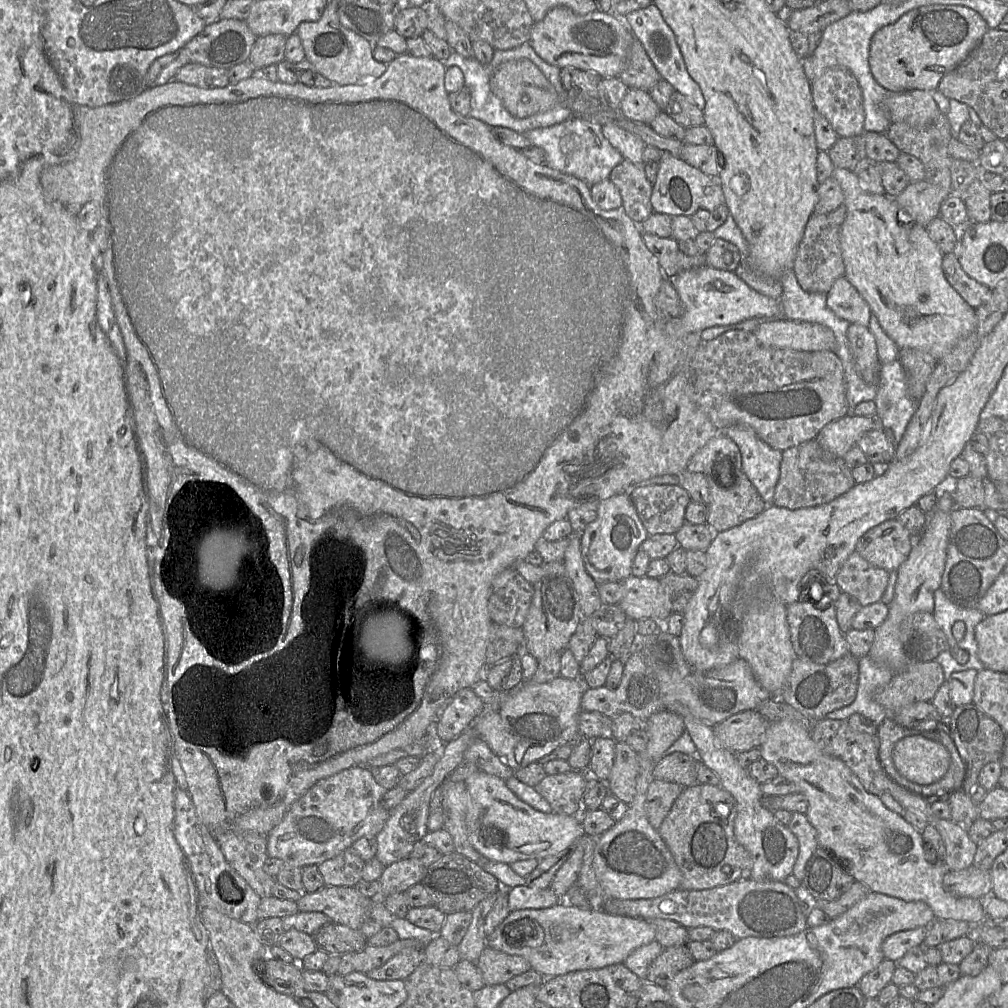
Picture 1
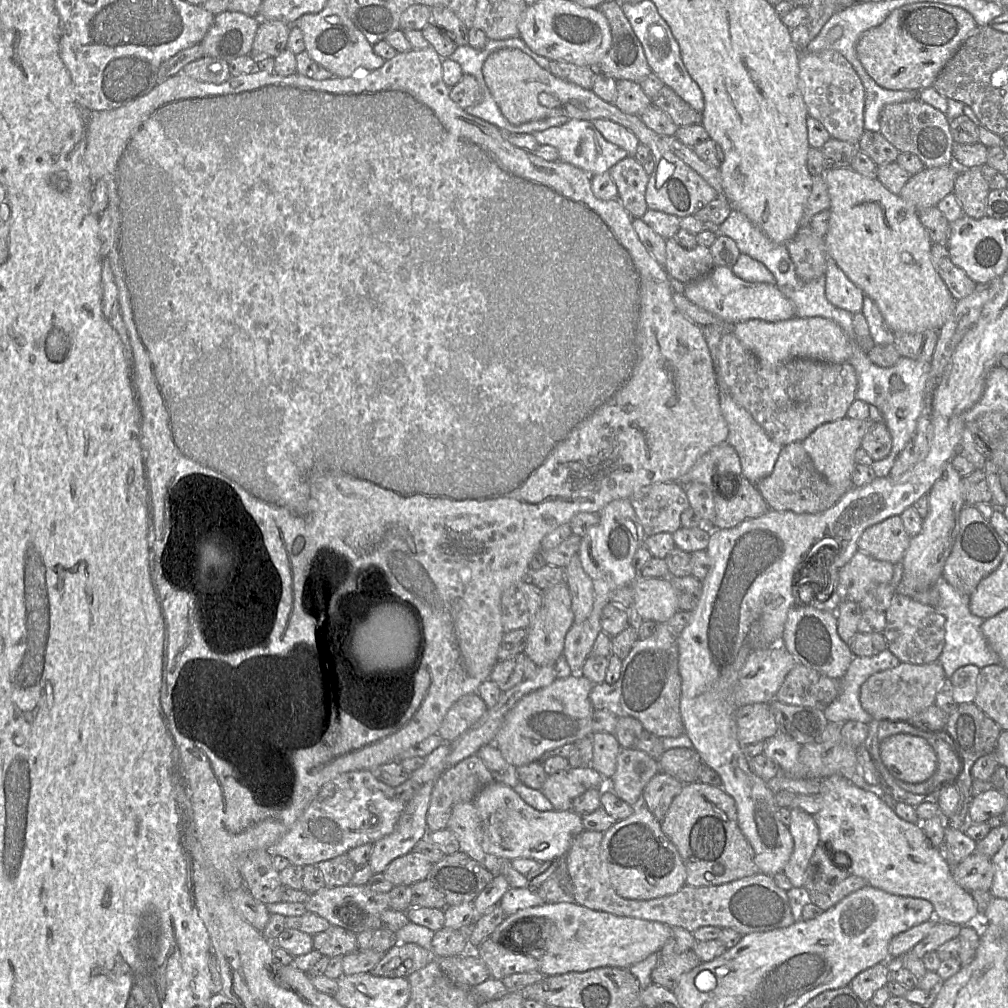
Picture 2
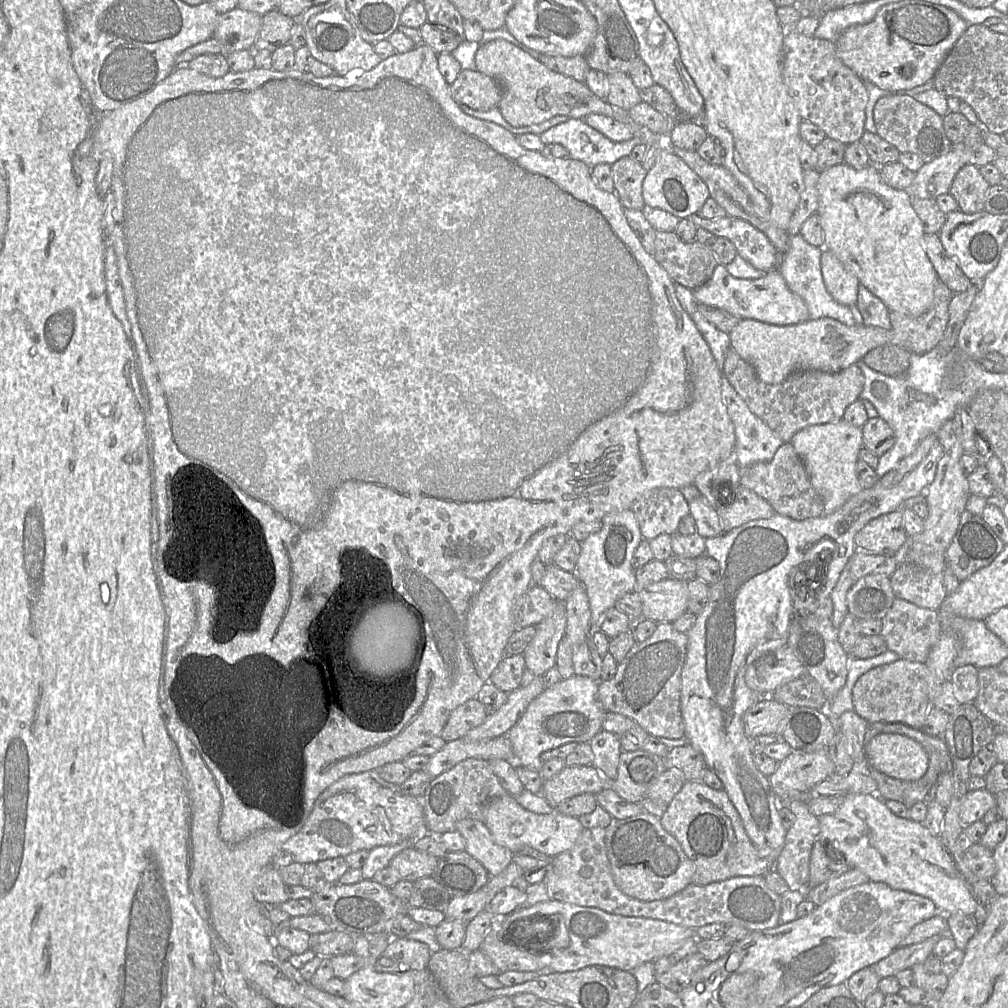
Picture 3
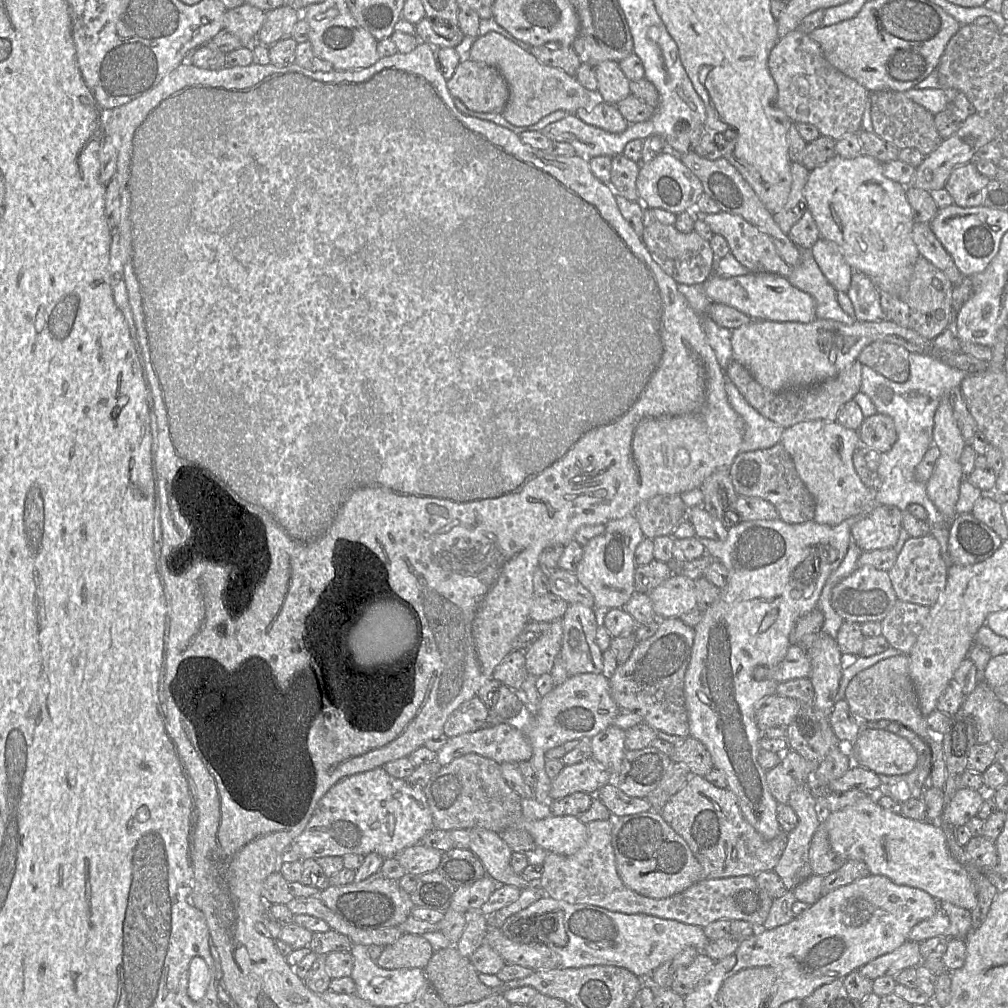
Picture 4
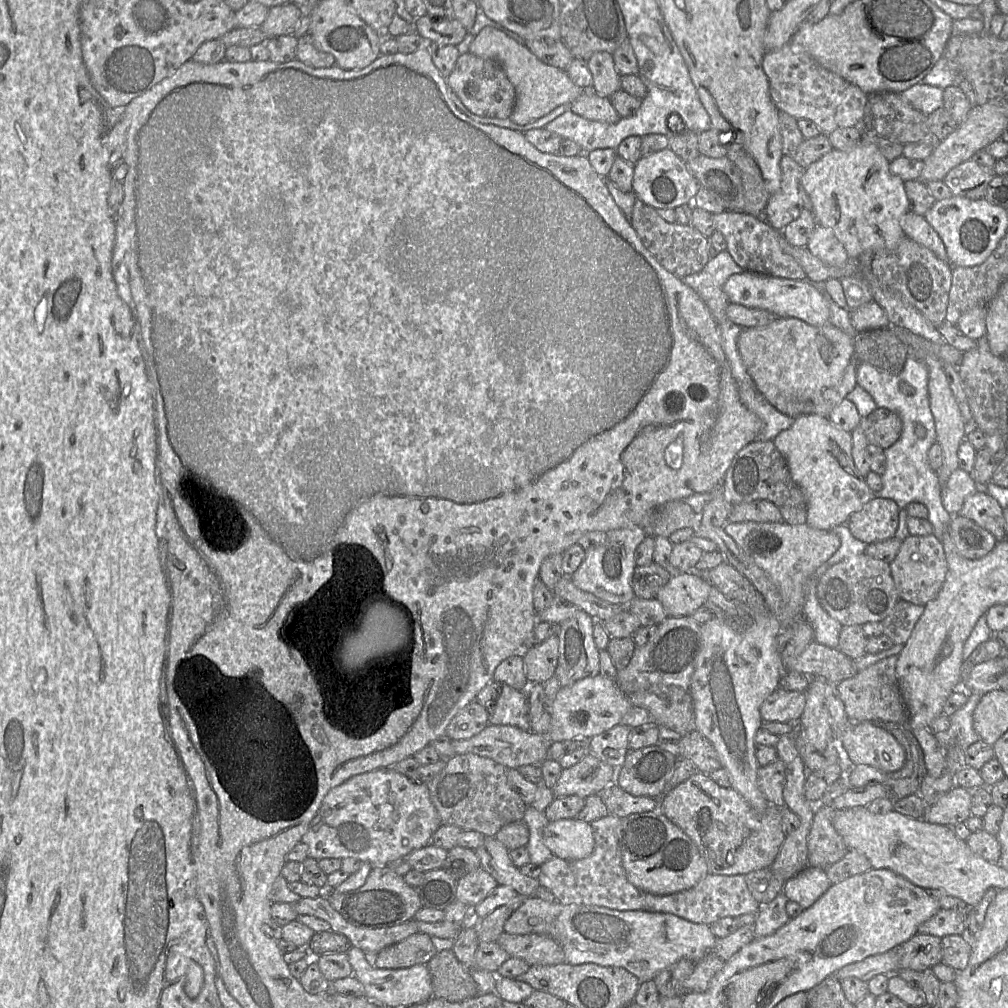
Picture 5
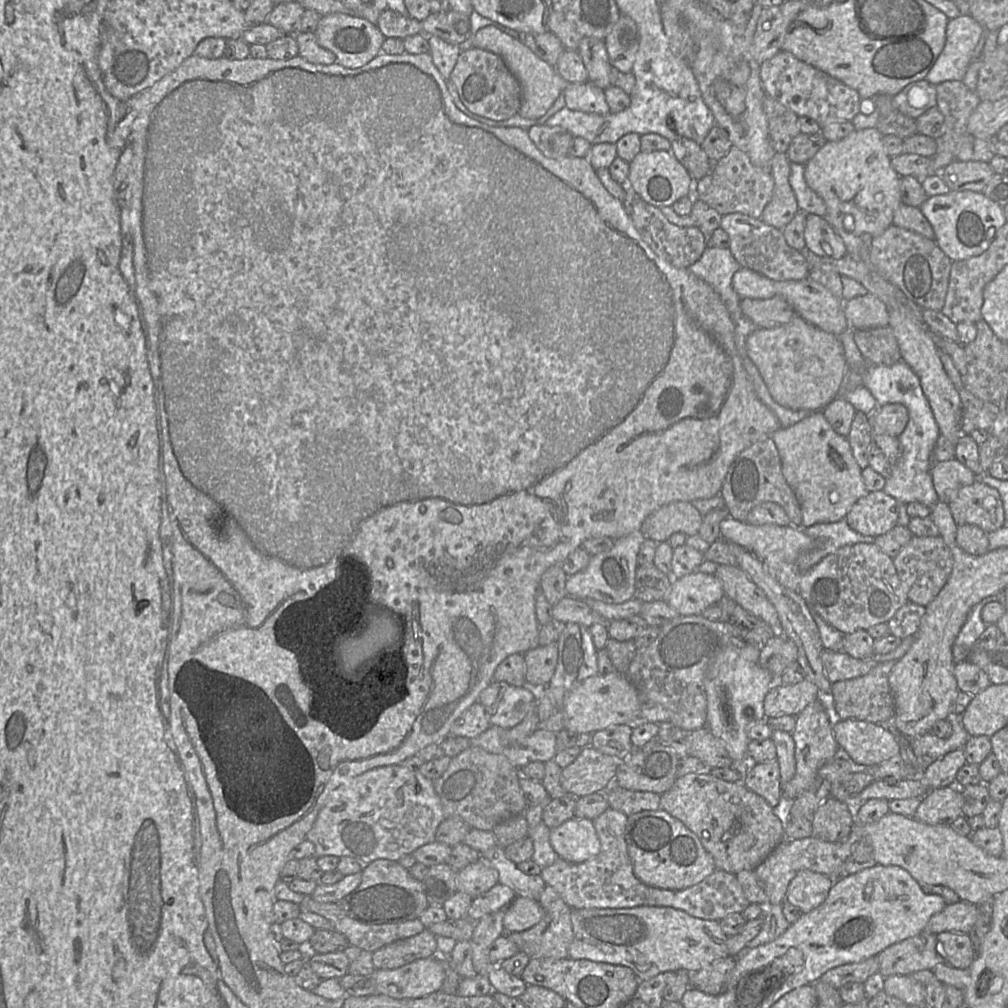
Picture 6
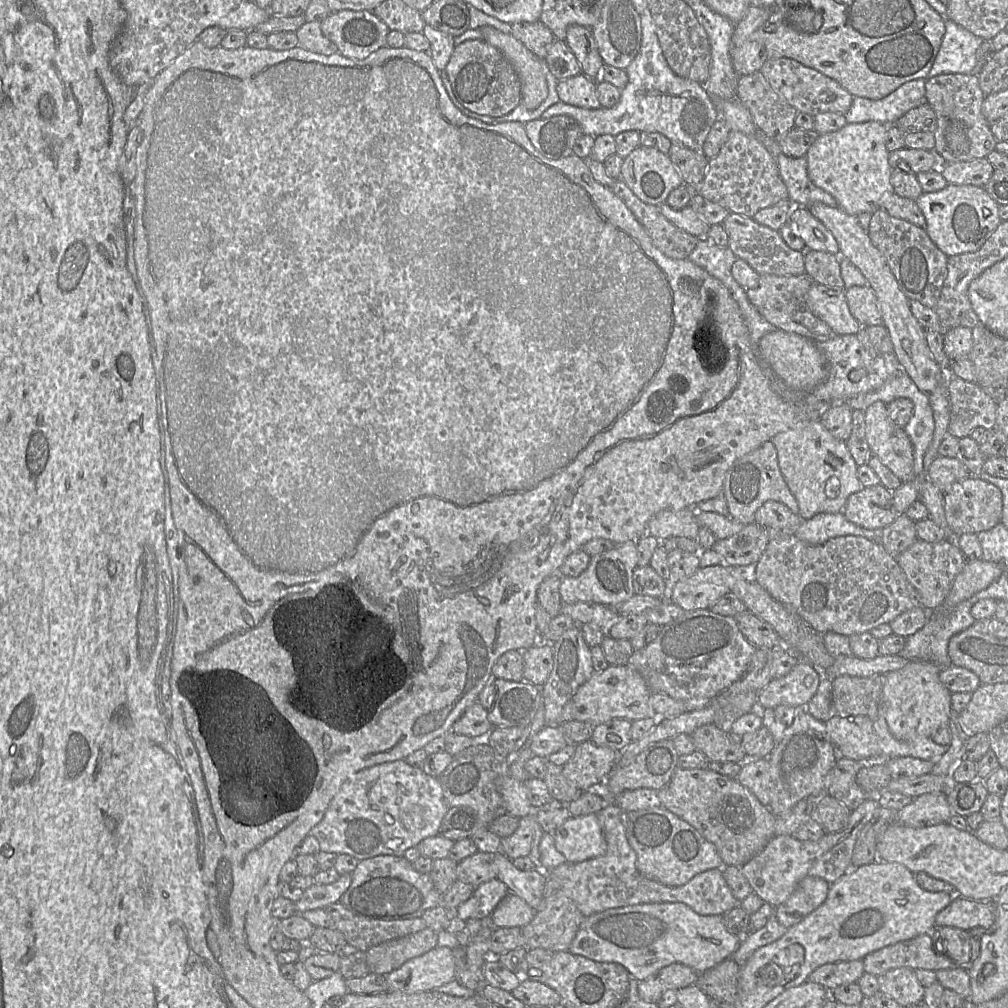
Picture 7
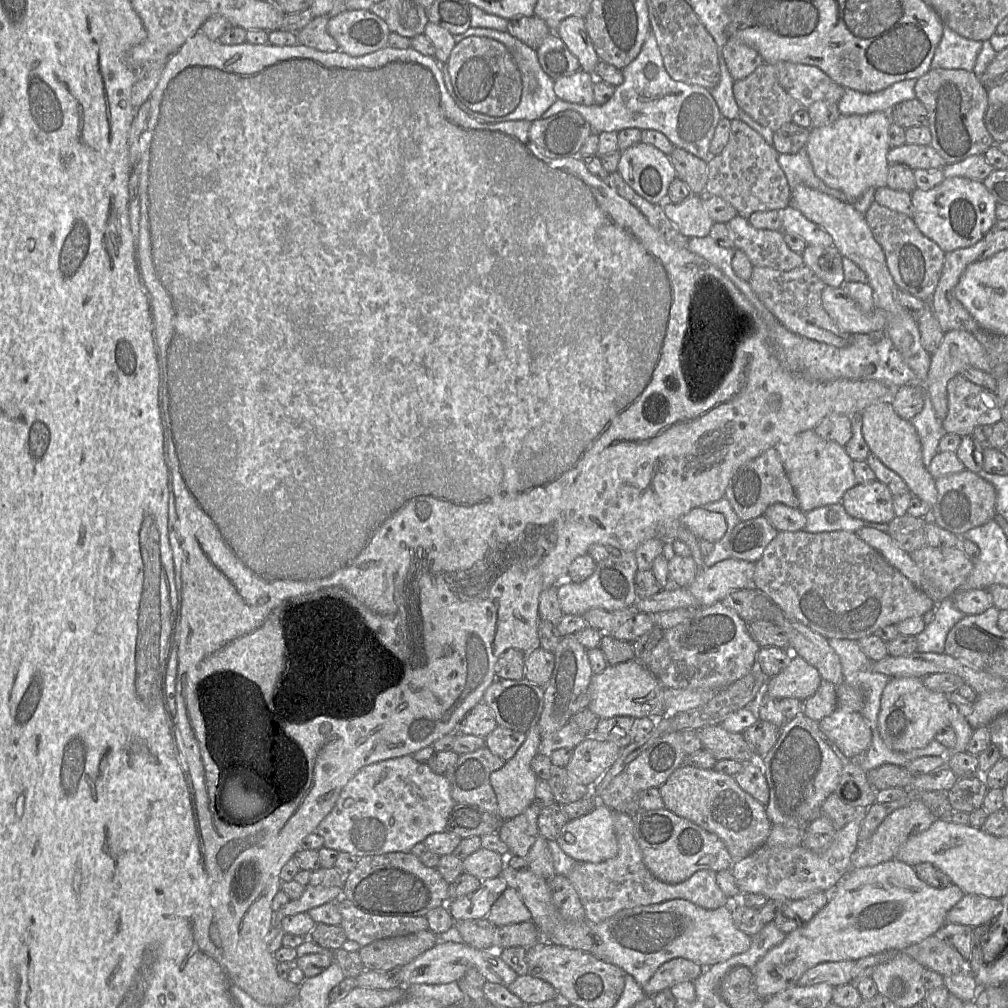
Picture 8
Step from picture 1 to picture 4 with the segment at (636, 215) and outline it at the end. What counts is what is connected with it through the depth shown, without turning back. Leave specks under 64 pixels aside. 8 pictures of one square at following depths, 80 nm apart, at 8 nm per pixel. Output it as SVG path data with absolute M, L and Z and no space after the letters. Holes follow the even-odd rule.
M623 154L612 157L611 175L609 184L614 191L630 201L639 201L636 188L640 163L634 162Z

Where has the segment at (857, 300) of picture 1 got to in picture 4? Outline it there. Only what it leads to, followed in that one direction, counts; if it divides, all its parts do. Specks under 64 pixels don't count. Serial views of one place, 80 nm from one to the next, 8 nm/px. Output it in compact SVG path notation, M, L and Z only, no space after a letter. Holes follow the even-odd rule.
M820 237L811 251L831 286L838 292L847 293L854 269L844 259L839 246Z

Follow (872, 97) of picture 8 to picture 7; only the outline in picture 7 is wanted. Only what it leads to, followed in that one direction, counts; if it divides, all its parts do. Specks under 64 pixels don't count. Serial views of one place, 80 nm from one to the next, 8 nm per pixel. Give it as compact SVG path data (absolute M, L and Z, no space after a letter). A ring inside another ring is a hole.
M926 79L905 82L889 95L878 100L855 96L844 117L848 123L868 121L894 123L912 108L928 104L925 82Z

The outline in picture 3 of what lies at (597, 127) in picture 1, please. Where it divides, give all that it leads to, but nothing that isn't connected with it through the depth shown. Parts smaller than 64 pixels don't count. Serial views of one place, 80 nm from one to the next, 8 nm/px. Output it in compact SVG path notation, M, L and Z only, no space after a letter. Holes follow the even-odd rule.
M569 118L552 126L539 136L544 144L563 145L570 158L581 160L590 167L600 163L611 165L618 159L629 156L636 145L643 143L643 139L638 136L626 141L613 141L583 119L577 118Z

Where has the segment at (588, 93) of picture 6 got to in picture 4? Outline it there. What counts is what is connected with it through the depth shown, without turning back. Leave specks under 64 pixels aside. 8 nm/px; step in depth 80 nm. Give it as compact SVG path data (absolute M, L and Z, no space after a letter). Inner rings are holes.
M596 100L594 104L577 109L574 114L582 121L611 133L623 132L629 124L614 104L601 100Z

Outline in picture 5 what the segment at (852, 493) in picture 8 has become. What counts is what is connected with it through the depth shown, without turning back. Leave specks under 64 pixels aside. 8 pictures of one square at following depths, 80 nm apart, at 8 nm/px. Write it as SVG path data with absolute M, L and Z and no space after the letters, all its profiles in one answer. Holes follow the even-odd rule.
M874 497L853 513L846 525L856 539L870 545L895 537L899 512L894 500Z

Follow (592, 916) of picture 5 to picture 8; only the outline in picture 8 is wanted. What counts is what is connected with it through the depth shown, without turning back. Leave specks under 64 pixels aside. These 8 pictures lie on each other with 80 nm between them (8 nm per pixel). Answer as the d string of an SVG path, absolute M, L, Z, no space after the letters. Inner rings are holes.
M507 887L492 905L487 917L497 927L531 920L531 913L517 891ZM684 899L624 909L600 923L592 924L592 934L596 942L594 955L620 967L641 987L649 981L659 966L673 958L681 957L702 967L709 967L747 951L751 945L751 936L734 925L729 904L710 910Z

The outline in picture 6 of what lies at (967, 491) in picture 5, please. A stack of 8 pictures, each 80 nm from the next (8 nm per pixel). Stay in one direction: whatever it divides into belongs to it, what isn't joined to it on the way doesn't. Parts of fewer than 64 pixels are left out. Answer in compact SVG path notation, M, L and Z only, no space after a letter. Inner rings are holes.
M955 458L934 462L931 474L939 500L947 504L960 488L971 485L977 480L977 475Z

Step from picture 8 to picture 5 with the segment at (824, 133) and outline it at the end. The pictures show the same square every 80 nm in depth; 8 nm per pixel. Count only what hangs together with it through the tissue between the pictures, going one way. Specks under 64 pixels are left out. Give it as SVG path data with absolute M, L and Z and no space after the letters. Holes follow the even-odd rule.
M860 141L851 150L832 149L818 161L804 170L801 184L812 202L812 212L816 222L833 231L844 246L848 257L857 258L865 250L894 248L905 237L900 226L900 218L910 210L904 190L904 181L889 170L889 161L872 143Z

